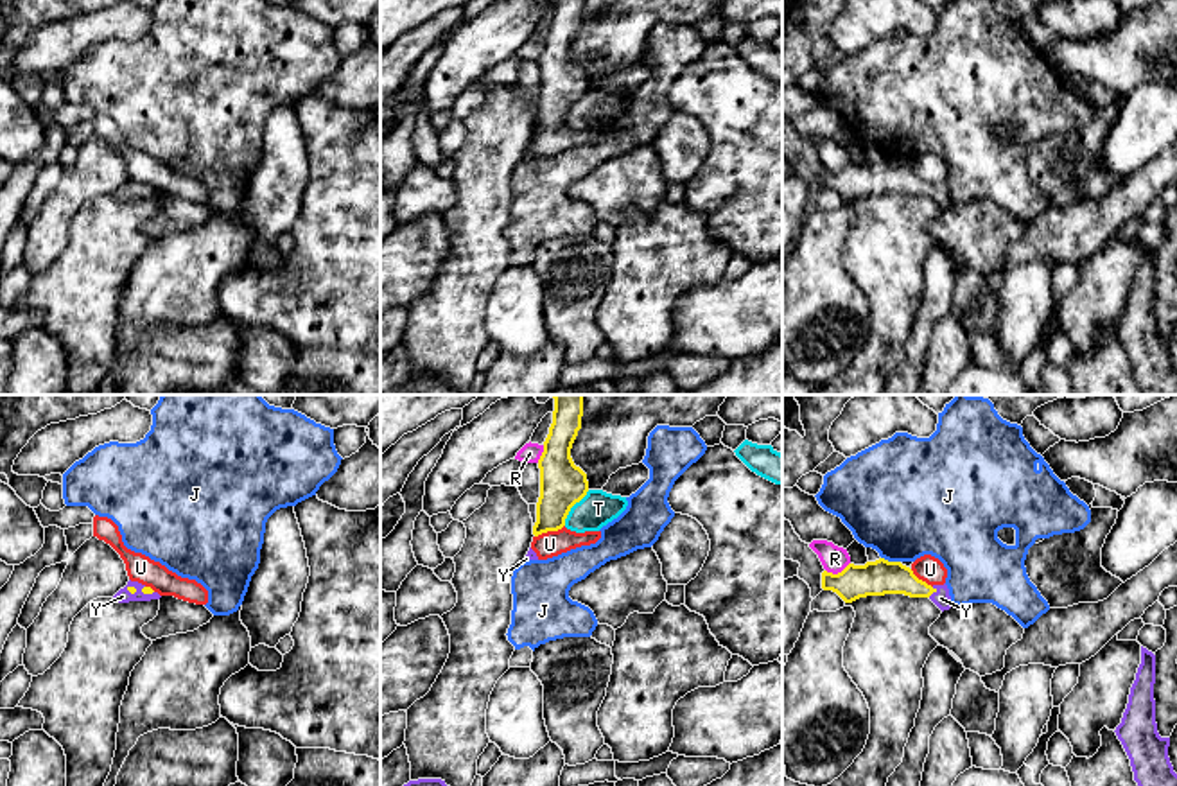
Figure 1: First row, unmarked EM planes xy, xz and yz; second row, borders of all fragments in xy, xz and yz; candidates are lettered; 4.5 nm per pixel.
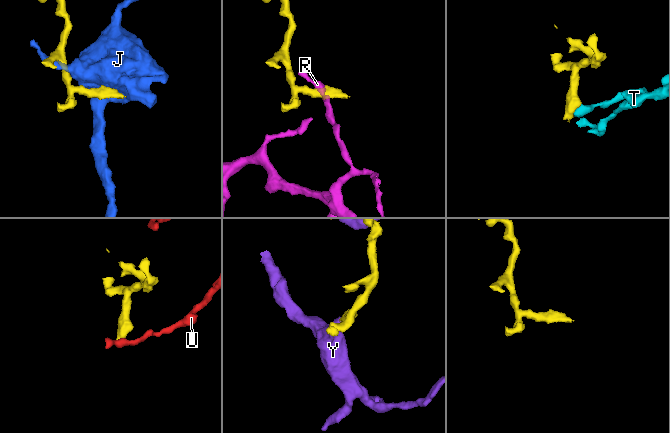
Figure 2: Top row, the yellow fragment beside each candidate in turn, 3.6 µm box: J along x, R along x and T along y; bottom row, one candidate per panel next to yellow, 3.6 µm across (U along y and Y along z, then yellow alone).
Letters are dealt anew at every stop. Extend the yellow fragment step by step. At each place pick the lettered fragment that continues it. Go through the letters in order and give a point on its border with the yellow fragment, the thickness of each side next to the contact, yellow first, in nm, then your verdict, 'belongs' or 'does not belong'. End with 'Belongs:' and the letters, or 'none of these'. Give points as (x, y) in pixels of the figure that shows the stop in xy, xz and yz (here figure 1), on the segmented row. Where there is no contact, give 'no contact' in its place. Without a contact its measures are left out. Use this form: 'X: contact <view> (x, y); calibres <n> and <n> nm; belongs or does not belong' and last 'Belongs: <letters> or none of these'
J: contact yz (890, 562); calibres 160 and 460 nm; does not belong
R: contact yz (838, 573); calibres 160 and 120 nm; does not belong
T: contact xz (571, 506); calibres 200 and 160 nm; does not belong
U: contact xz (549, 530); calibres 200 and 120 nm; does not belong
Y: contact yz (932, 593); calibres 160 and 80 nm; belongs
Belongs: Y

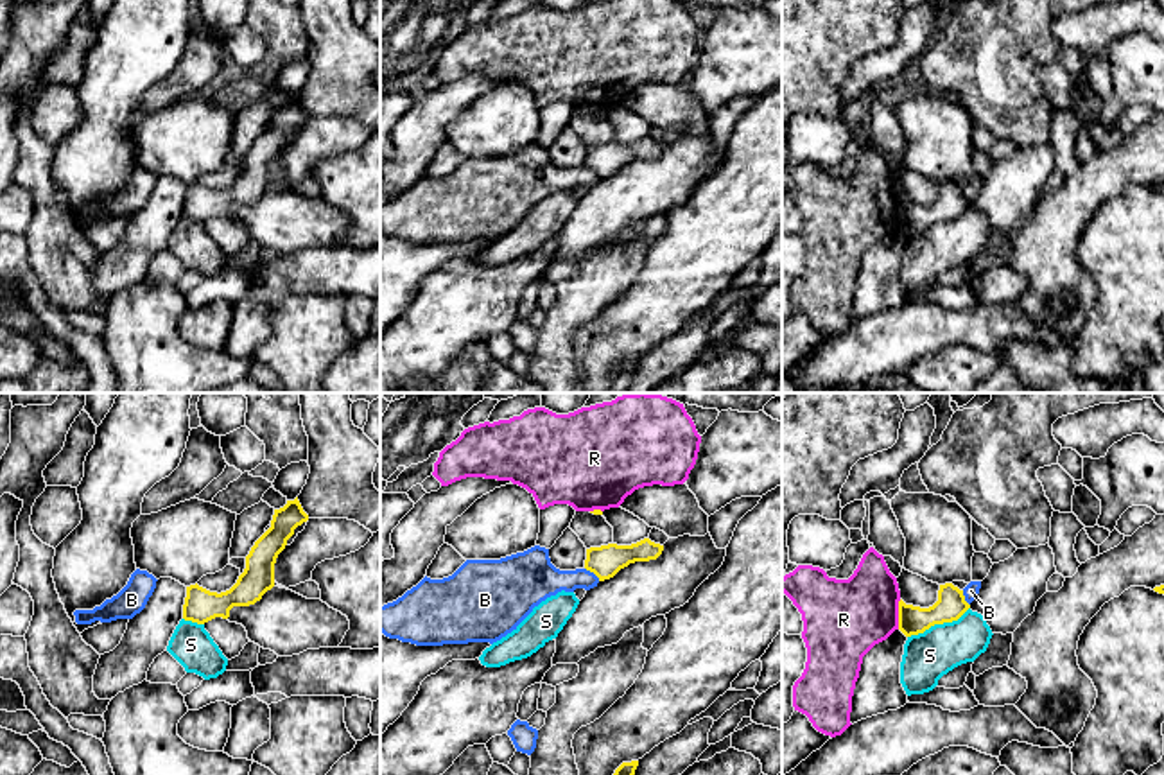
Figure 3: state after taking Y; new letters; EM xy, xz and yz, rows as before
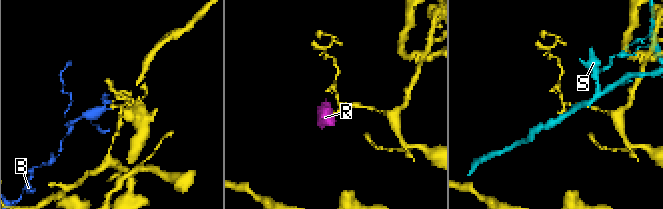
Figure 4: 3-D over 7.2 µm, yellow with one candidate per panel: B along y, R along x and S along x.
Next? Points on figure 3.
B: contact xz (592, 571); calibres 150 and 180 nm; does not belong
R: contact yz (899, 614); calibres 140 and 360 nm; does not belong
S: contact yz (938, 623); calibres 140 and 220 nm; does not belong
Belongs: none of these

